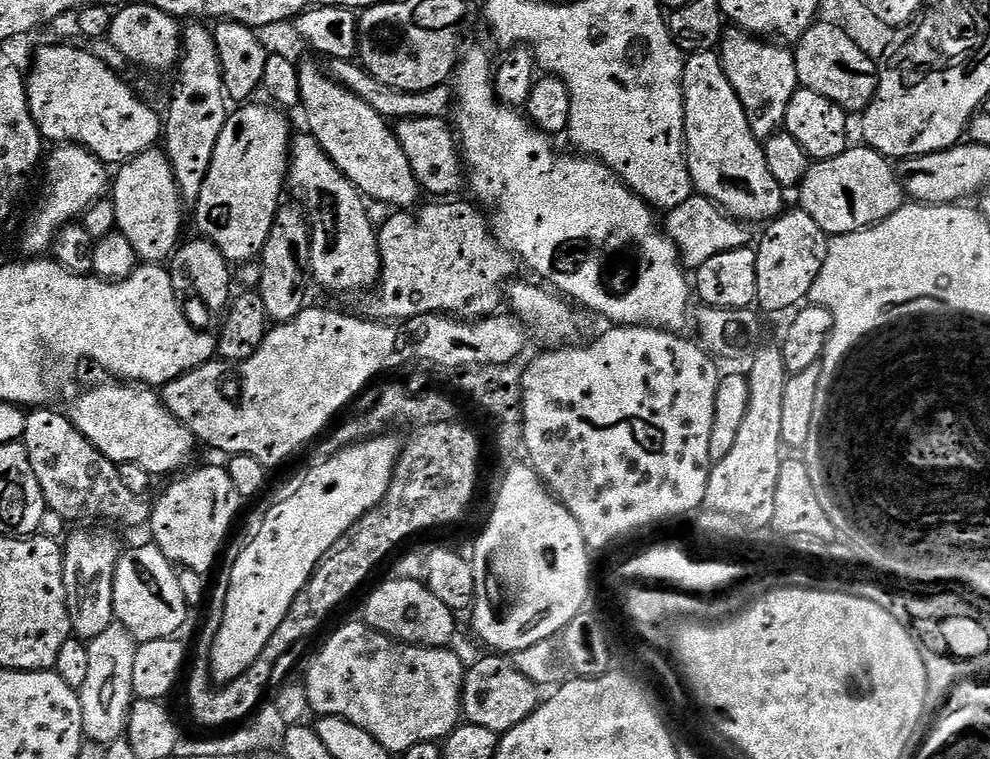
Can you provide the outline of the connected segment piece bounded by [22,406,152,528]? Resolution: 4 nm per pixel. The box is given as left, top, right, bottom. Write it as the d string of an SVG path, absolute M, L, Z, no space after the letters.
M41 406L35 410L29 411L26 415L26 430L24 431L24 439L22 441L26 454L30 458L30 466L34 466L34 475L38 478L38 486L42 486L42 494L44 495L44 503L46 505L47 511L52 512L56 516L61 516L64 520L84 520L80 522L103 522L108 526L116 526L112 524L121 524L124 528L140 528L149 523L150 517L152 515L152 504L149 501L144 501L145 497L143 495L126 490L126 486L122 486L120 481L120 473L118 471L117 465L113 464L112 461L106 459L89 440L84 437L80 431L75 428L72 424L71 419L67 415L64 416L60 412L51 412L51 407Z

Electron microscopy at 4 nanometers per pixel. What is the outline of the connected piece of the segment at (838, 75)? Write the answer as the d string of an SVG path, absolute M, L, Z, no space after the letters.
M832 20L815 21L800 36L793 56L801 87L814 90L848 113L861 113L877 92L879 67L850 38L844 26Z

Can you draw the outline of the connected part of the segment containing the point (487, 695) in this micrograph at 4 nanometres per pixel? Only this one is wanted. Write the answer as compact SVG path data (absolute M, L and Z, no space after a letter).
M488 654L476 665L469 667L464 674L464 685L460 695L462 716L469 724L486 726L486 730L494 730L503 734L514 726L518 726L538 707L537 685L515 668L511 659L500 654Z

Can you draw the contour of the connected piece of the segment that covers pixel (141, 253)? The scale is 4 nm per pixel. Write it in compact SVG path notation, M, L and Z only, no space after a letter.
M159 147L149 148L127 164L119 165L110 184L110 199L116 211L116 227L126 234L137 257L150 264L167 261L181 243L180 227L184 216L180 213L182 201L174 178L174 170L168 161L168 153Z

